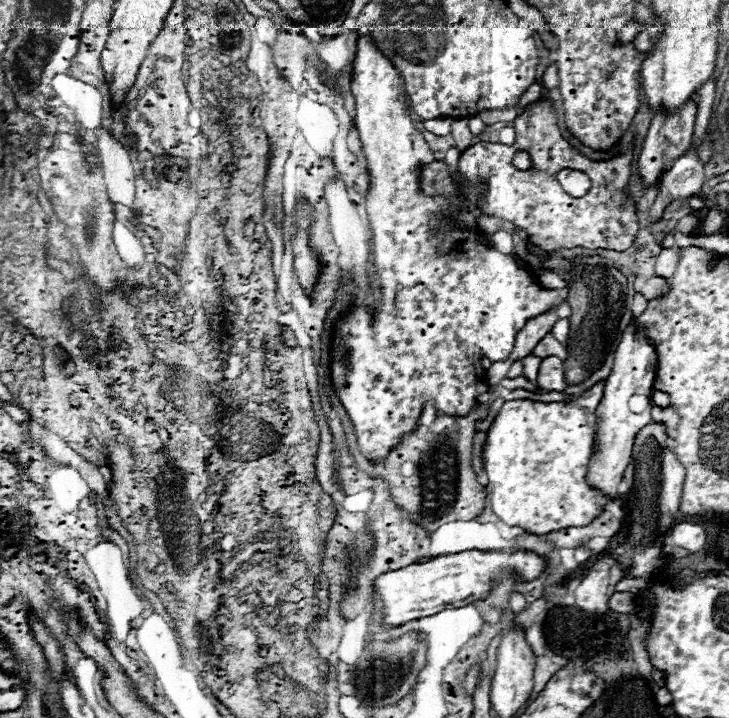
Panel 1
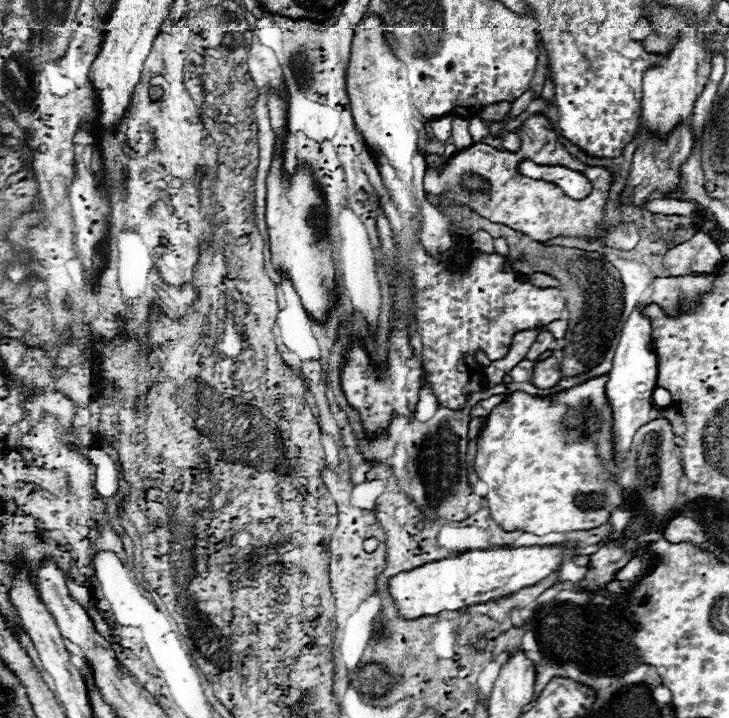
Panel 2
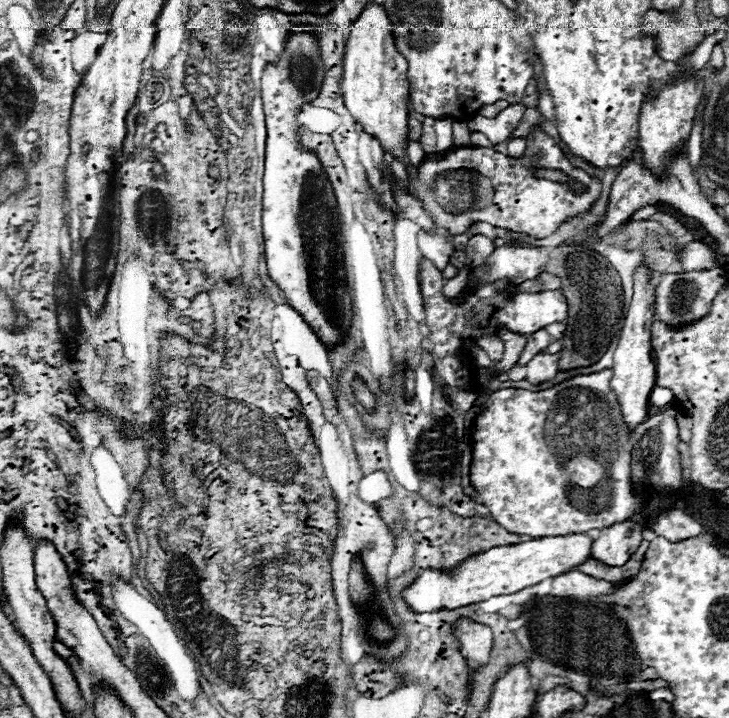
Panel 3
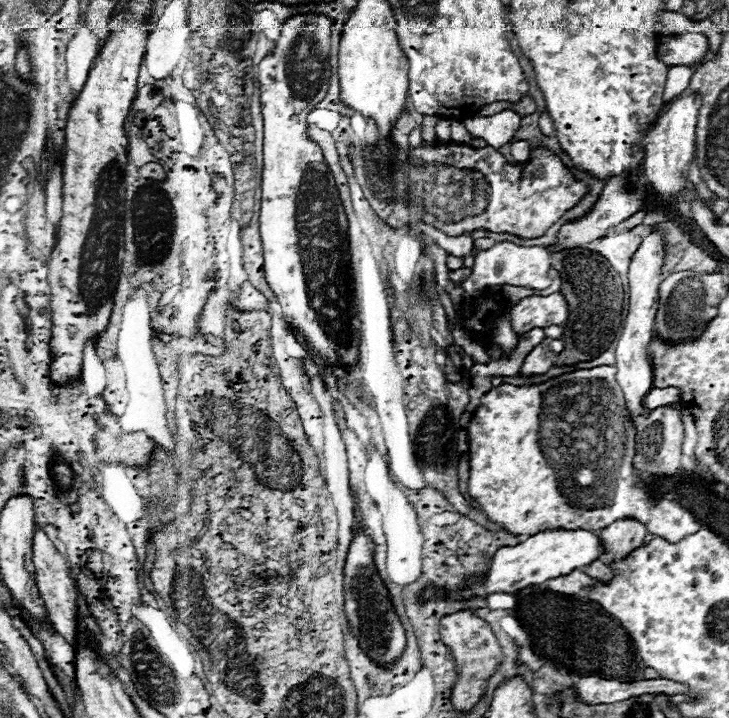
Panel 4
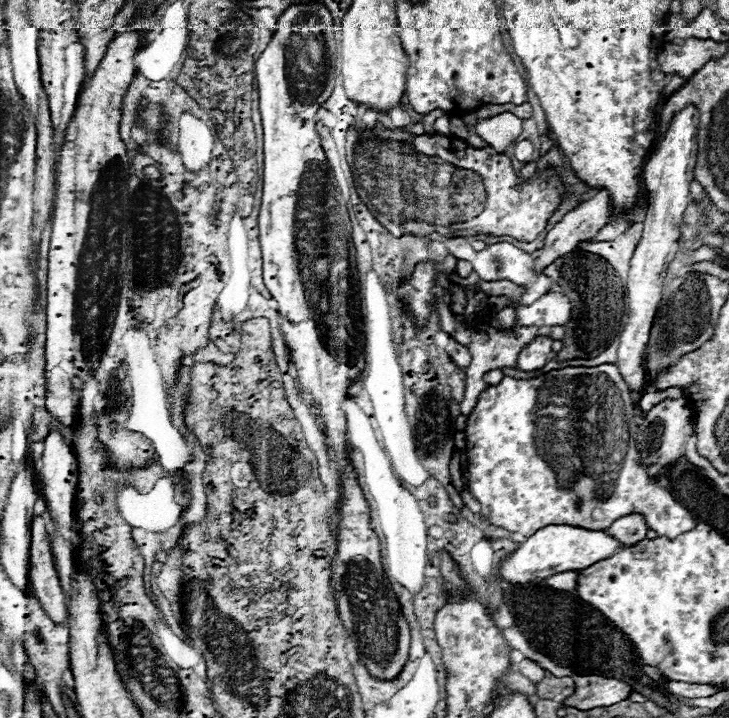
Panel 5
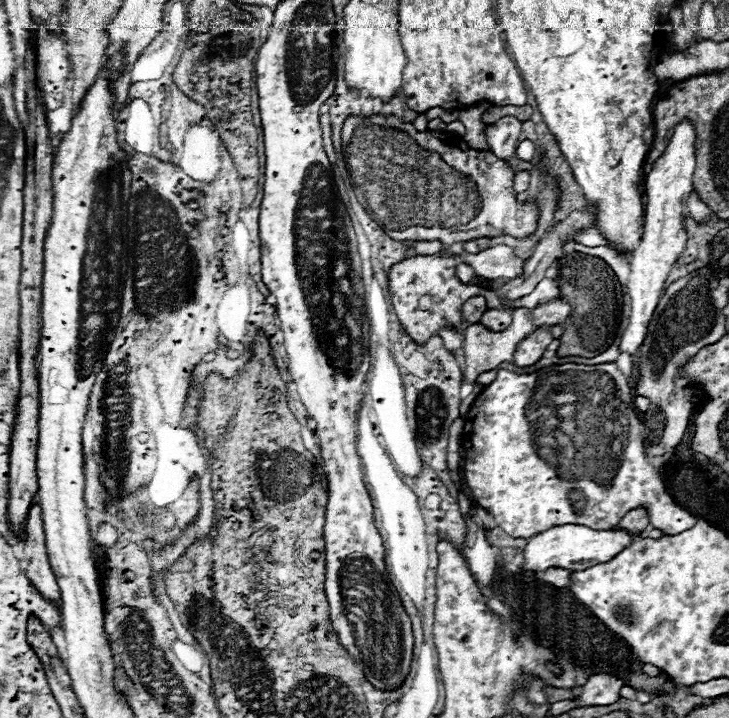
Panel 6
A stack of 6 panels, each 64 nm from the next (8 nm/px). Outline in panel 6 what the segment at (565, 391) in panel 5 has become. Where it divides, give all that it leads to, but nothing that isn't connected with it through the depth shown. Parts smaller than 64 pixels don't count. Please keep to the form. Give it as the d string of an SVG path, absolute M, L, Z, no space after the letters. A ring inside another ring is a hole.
M572 362L552 364L532 374L514 374L500 368L496 380L482 388L464 416L462 474L476 502L514 538L532 538L548 528L564 524L614 528L628 510L638 506L648 508L650 524L664 534L674 536L690 530L696 524L696 518L674 504L644 454L638 408L634 406L632 396L630 380L614 362L594 366Z

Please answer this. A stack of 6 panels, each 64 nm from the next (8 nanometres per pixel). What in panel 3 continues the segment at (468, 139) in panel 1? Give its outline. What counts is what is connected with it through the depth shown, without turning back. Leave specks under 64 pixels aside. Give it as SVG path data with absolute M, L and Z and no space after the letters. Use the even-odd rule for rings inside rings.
M452 122L452 138L456 146L470 146L470 130L464 122Z

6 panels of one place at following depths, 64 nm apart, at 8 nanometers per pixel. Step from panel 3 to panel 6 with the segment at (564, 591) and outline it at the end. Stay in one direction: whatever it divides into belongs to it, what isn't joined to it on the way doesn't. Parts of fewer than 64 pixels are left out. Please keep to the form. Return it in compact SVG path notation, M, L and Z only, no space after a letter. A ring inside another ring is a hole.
M548 568L542 576L544 582L550 582L552 586L558 586L558 588L564 588L568 586L568 580L570 580L570 570L564 570L564 568Z

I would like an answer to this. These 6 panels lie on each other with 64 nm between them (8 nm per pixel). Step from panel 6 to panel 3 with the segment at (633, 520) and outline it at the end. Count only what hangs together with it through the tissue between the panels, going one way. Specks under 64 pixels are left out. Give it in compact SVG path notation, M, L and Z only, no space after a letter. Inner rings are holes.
M632 520L622 524L612 524L600 530L600 536L594 540L592 558L602 560L608 566L622 566L638 550L640 540L642 540L640 524Z

